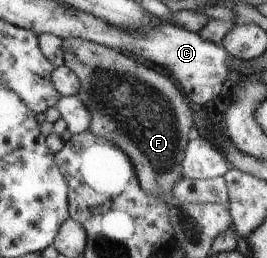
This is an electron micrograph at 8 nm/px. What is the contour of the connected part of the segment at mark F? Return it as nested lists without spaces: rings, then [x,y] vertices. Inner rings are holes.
[[[66,38],[62,42],[64,65],[72,70],[80,80],[77,96],[91,113],[89,131],[115,143],[133,163],[140,187],[148,197],[165,204],[178,200],[174,194],[177,181],[182,177],[183,155],[194,132],[192,109],[189,99],[169,76],[155,72],[153,68],[140,64],[115,49],[79,38]]]

